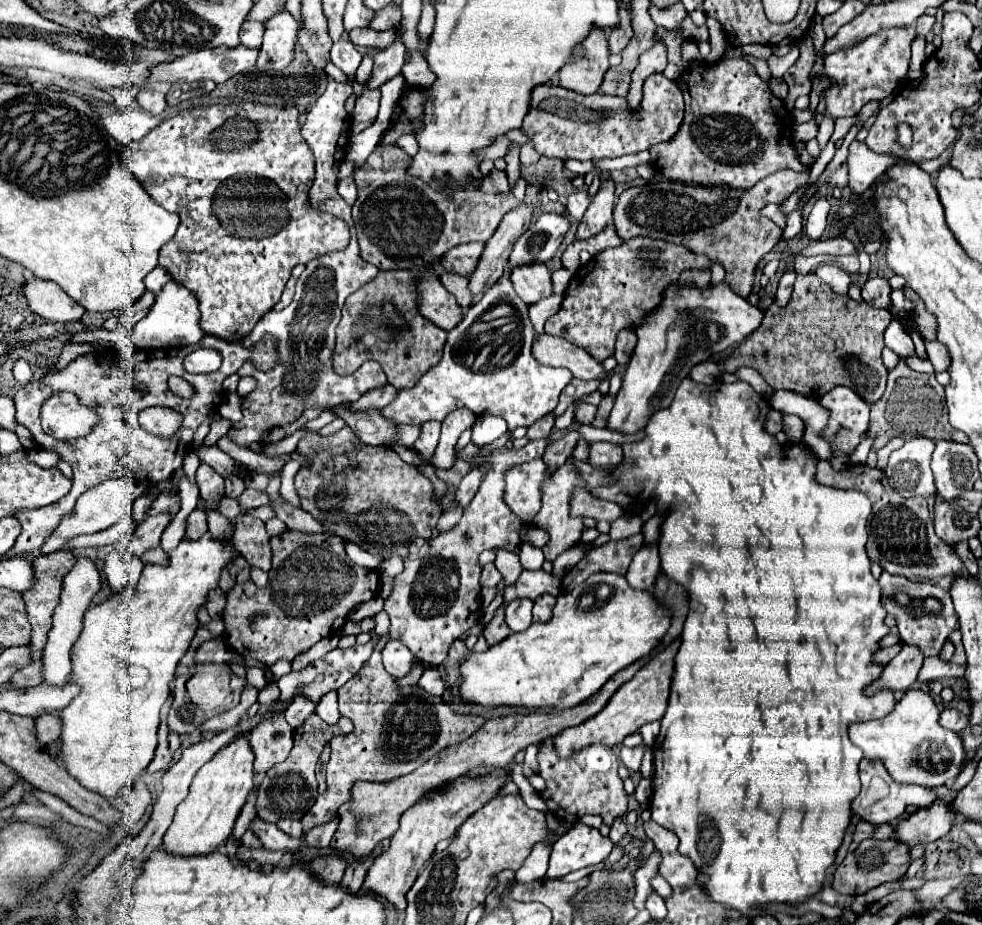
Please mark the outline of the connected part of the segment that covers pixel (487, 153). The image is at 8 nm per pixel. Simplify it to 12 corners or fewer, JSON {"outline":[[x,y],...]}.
{"outline":[[501,136],[491,146],[474,152],[479,160],[504,158],[511,141]]}

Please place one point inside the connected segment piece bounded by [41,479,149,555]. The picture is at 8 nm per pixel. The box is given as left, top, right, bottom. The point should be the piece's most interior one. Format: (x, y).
(103, 505)

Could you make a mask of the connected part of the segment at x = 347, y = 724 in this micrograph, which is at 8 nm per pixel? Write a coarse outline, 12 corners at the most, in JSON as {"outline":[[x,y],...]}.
{"outline":[[317,713],[295,729],[289,757],[257,789],[267,823],[301,819],[317,799],[323,747],[353,723]]}

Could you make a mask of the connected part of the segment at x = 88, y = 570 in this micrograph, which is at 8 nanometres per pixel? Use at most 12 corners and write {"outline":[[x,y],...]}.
{"outline":[[77,559],[43,649],[43,681],[65,683],[71,647],[99,591],[99,573]]}

